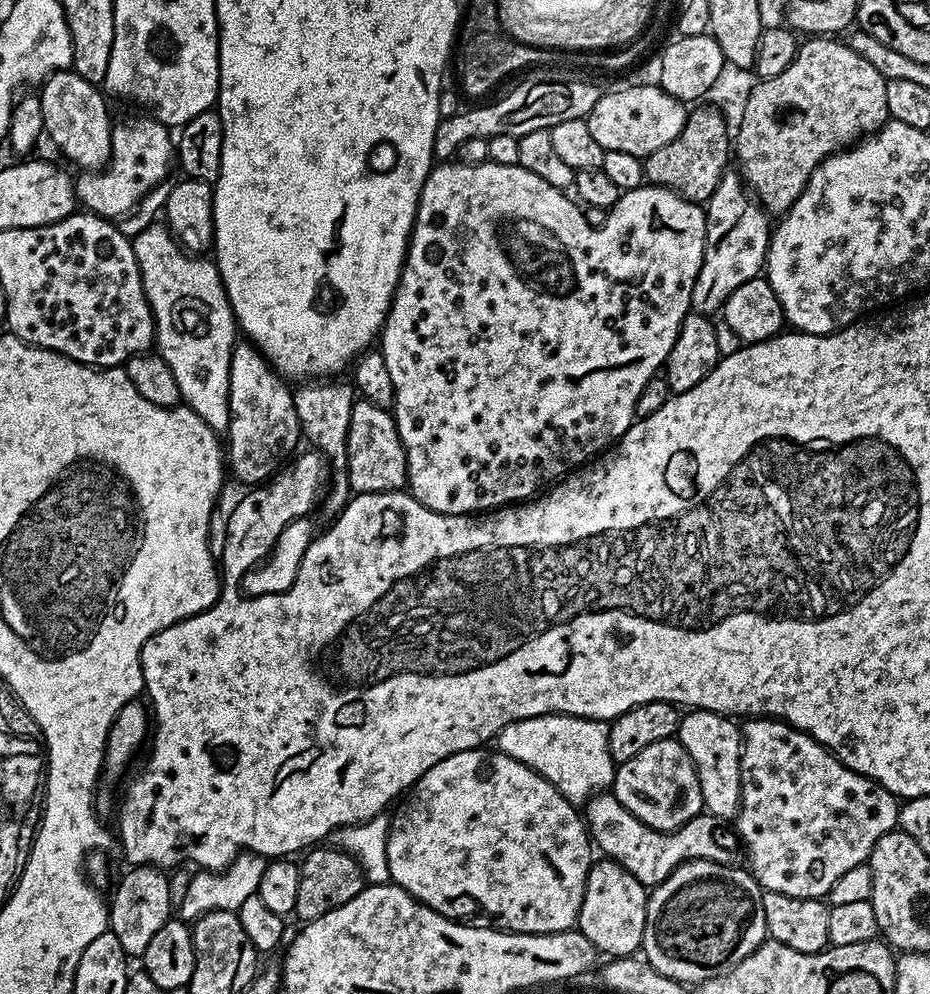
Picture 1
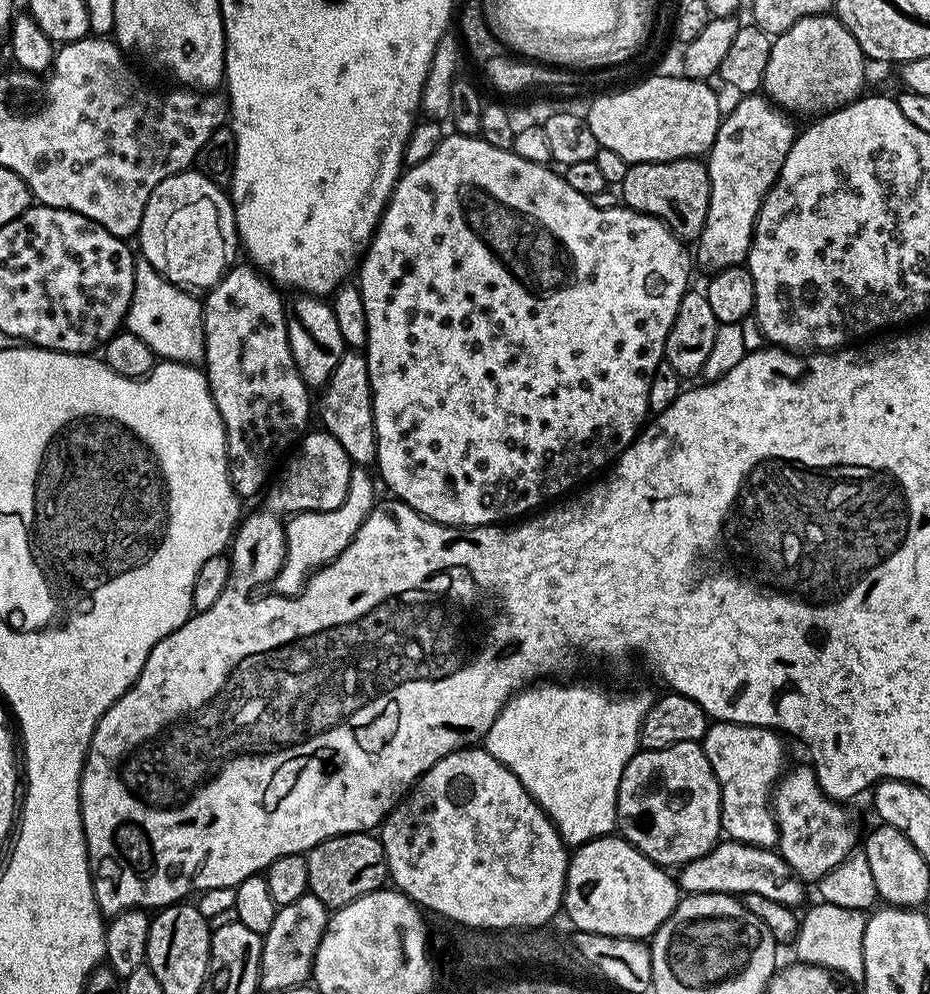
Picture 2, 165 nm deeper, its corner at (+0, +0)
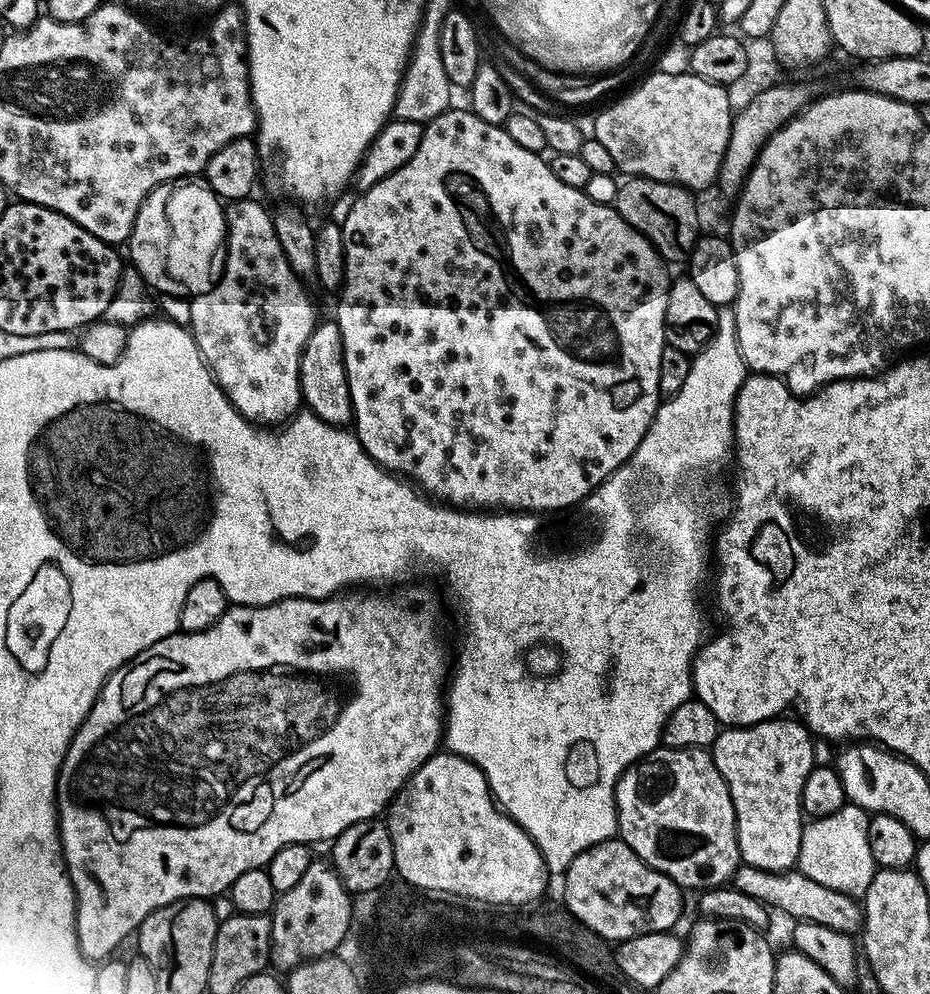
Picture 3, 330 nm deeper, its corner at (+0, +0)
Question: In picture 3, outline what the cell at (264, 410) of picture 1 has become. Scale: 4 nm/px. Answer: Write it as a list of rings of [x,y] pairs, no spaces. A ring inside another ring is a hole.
[[[256,198],[229,203],[226,208],[226,255],[222,260],[222,271],[209,292],[189,303],[192,305],[188,308],[187,323],[202,358],[208,363],[213,378],[228,401],[257,426],[279,426],[291,420],[302,408],[302,350],[308,335],[318,323],[316,308],[304,284],[305,281],[296,275],[286,260],[282,242],[278,242],[278,234],[274,230],[272,212],[264,209]]]

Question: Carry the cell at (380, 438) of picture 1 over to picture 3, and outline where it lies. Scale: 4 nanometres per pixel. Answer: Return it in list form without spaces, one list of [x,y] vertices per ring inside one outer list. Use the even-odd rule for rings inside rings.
[[[321,319],[316,329],[308,335],[300,363],[300,394],[307,411],[322,418],[327,424],[348,426],[353,423],[352,399],[346,378],[342,334],[335,319]]]

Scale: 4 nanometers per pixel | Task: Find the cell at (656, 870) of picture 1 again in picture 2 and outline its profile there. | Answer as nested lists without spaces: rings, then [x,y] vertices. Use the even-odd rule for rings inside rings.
[[[721,839],[704,856],[690,860],[679,869],[678,883],[685,893],[730,892],[733,894],[762,894],[770,902],[797,906],[804,900],[805,881],[801,880],[779,851],[755,848],[737,840]]]

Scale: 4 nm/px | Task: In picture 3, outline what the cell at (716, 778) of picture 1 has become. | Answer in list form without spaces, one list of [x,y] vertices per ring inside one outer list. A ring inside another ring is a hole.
[[[773,718],[771,720],[763,720],[760,724],[749,724],[747,726],[728,726],[723,730],[717,731],[716,741],[710,745],[712,760],[718,766],[718,774],[722,774],[722,778],[726,782],[726,786],[730,790],[730,798],[734,806],[734,814],[736,815],[736,837],[738,838],[738,850],[740,851],[741,861],[747,867],[757,868],[758,870],[766,870],[767,872],[787,872],[797,867],[797,858],[799,852],[799,839],[802,838],[802,832],[805,825],[802,817],[802,805],[800,799],[804,793],[804,788],[808,781],[813,779],[815,765],[815,750],[813,748],[814,737],[799,719],[784,720],[788,718]]]

